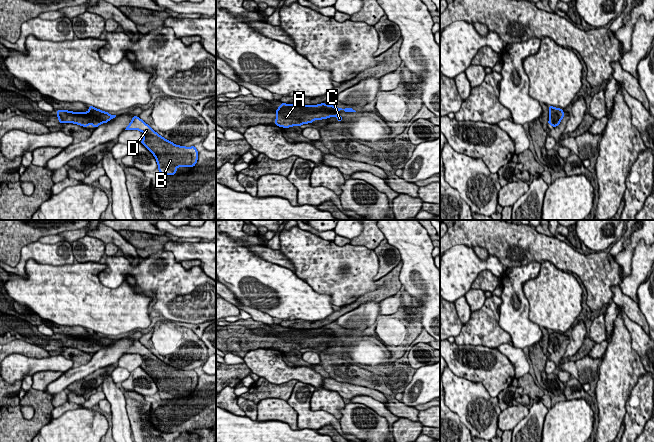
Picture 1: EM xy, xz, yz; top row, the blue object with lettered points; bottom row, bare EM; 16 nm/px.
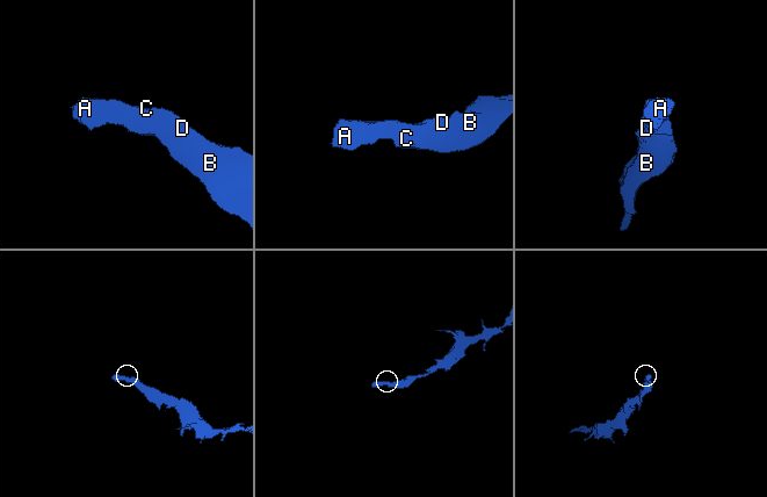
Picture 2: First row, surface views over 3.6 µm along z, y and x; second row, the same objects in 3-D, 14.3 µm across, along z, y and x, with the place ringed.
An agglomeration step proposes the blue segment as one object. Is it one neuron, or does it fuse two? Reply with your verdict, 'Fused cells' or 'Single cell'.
Single cell

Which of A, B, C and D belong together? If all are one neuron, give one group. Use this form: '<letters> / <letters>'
A B C D

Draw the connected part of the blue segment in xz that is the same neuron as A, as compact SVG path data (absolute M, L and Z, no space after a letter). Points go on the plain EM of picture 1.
M281 327L276 334L275 349L283 352L300 350L303 348L313 347L314 344L327 343L332 340L341 346L343 341L338 340L337 336L344 334L347 336L356 336L353 332L338 332L333 329L321 327L318 329L295 329Z

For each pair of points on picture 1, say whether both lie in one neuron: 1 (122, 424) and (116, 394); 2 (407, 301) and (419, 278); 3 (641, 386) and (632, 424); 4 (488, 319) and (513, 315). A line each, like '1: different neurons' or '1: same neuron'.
1: same neuron
2: different neurons
3: same neuron
4: different neurons

